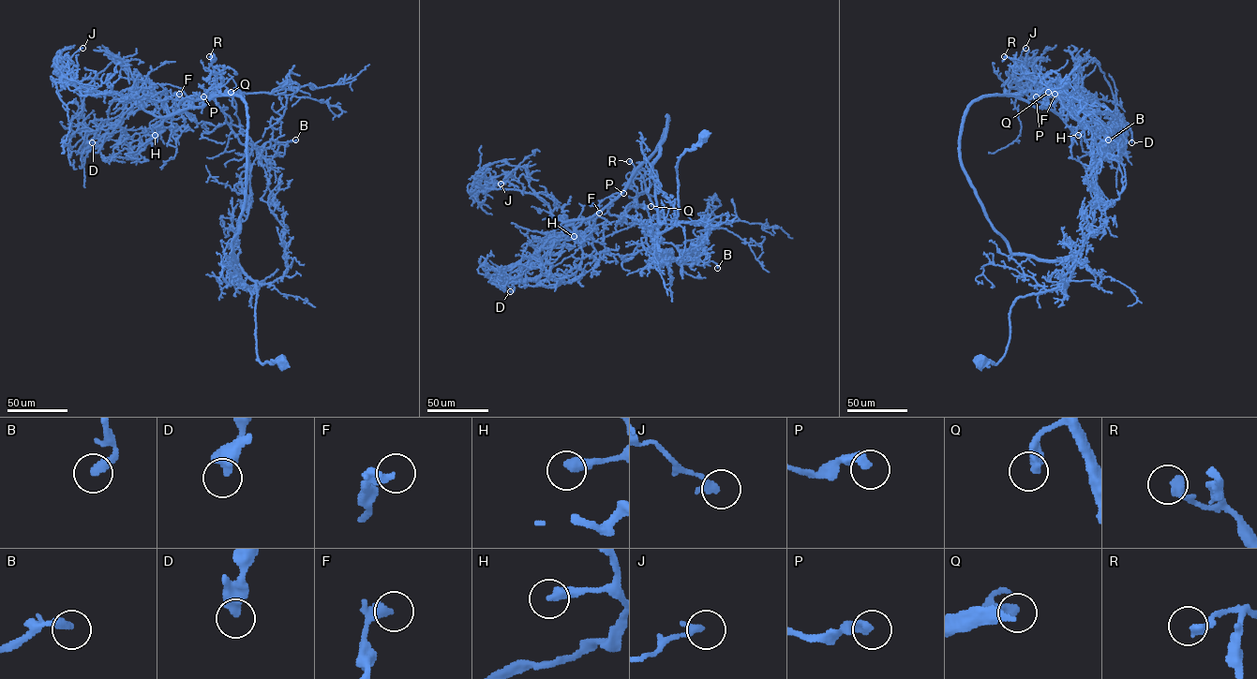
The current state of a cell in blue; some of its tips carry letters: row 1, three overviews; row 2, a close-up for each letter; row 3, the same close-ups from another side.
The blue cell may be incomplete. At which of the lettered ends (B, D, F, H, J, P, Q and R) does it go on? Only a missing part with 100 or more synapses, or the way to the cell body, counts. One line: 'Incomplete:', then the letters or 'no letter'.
Incomplete: no letter

